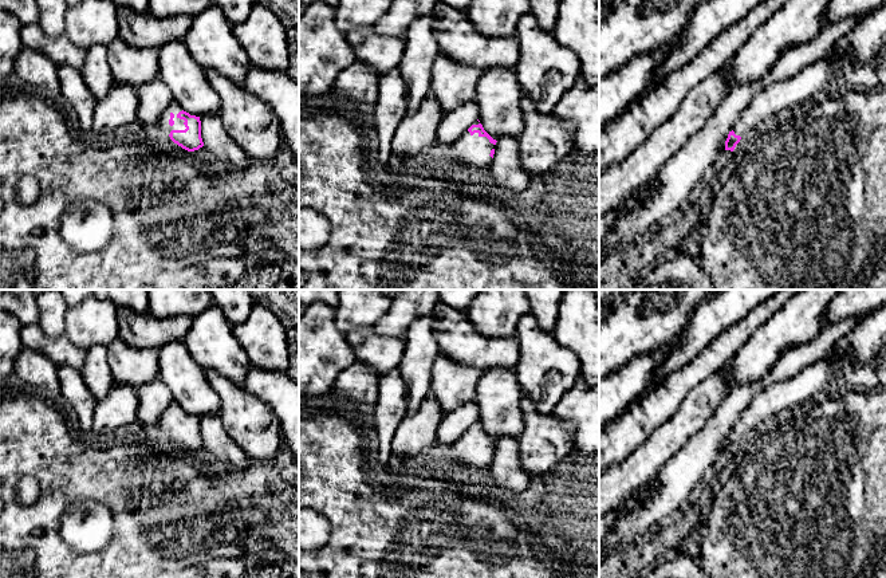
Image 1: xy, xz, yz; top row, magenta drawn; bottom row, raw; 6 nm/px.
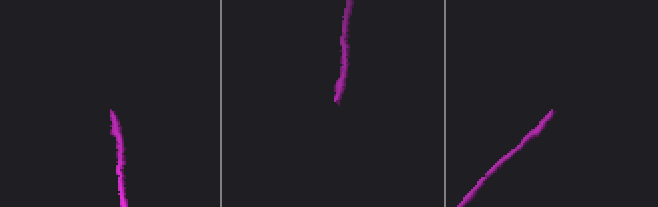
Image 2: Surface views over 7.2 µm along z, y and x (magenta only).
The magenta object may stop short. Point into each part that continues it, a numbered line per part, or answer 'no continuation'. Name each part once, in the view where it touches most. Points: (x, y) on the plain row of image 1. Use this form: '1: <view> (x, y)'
1: xy (174, 408)

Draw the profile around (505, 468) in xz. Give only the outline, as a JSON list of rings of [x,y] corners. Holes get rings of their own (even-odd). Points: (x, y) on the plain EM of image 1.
[[[517,437],[497,440],[489,473],[497,487],[511,491],[512,495],[519,495],[529,485],[531,477],[520,463]]]

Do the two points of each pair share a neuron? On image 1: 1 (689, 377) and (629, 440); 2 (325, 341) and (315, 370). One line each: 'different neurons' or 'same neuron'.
1: same neuron
2: same neuron

